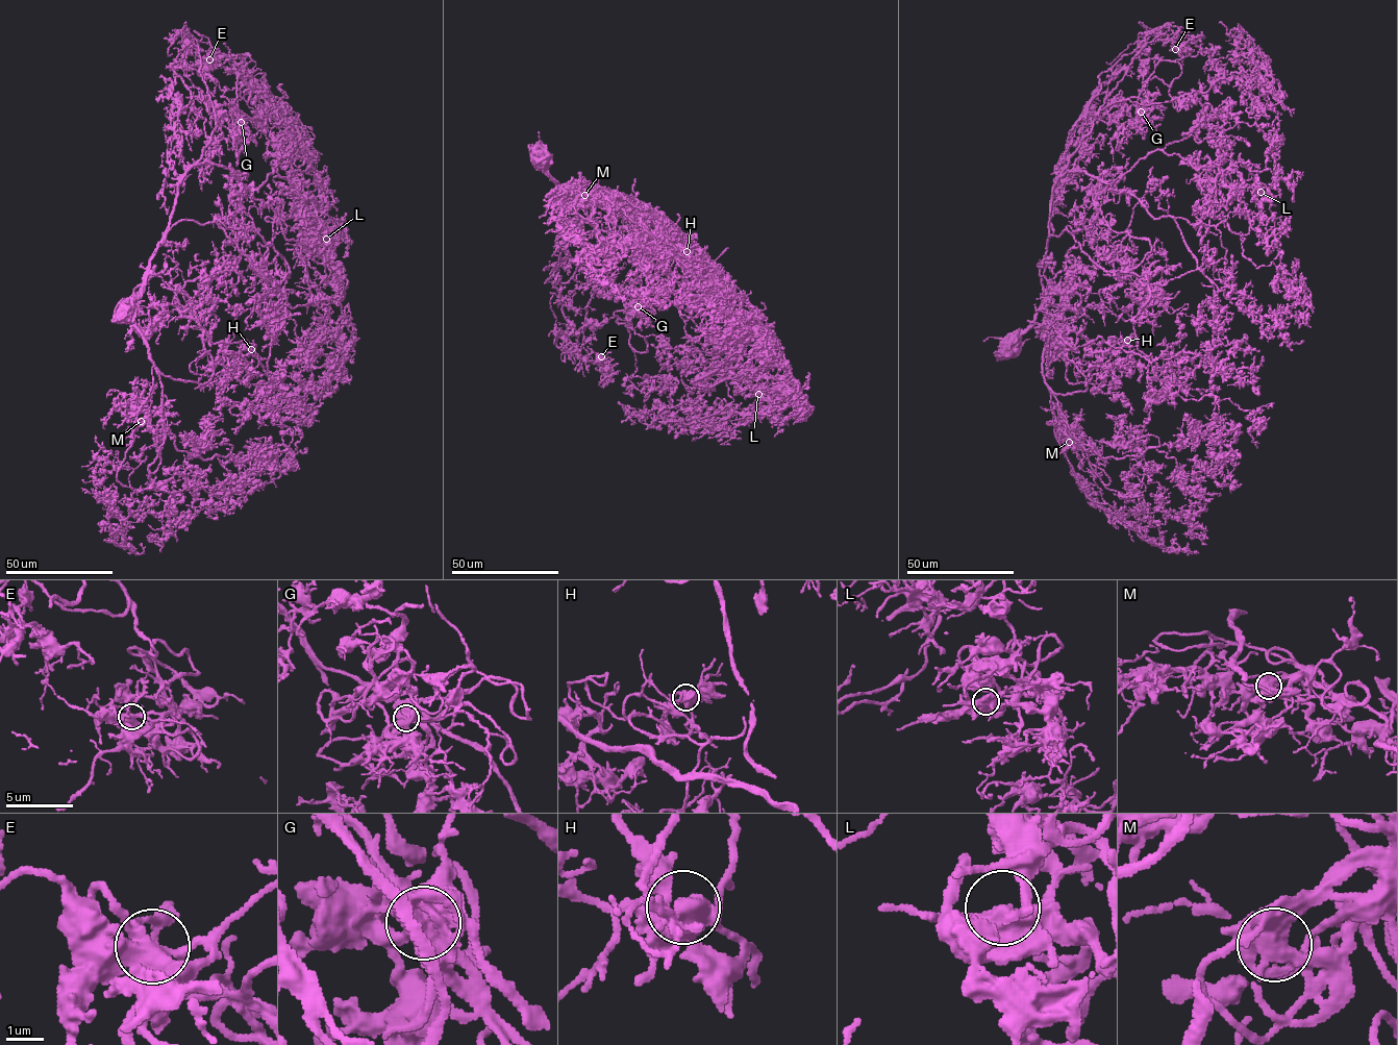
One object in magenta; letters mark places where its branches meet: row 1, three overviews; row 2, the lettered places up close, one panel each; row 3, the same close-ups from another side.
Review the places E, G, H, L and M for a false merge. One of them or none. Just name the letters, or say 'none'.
none

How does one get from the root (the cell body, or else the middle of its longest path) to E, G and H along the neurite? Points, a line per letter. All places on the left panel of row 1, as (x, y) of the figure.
E: (123, 310), (168, 225), (176, 183), (216, 127), (198, 33), (220, 52), (209, 59)
G: (123, 310), (139, 295), (168, 225), (176, 183), (210, 139), (214, 110), (232, 106), (244, 114), (241, 122)
H: (123, 310), (144, 280), (156, 273), (213, 343), (245, 340), (251, 349)

